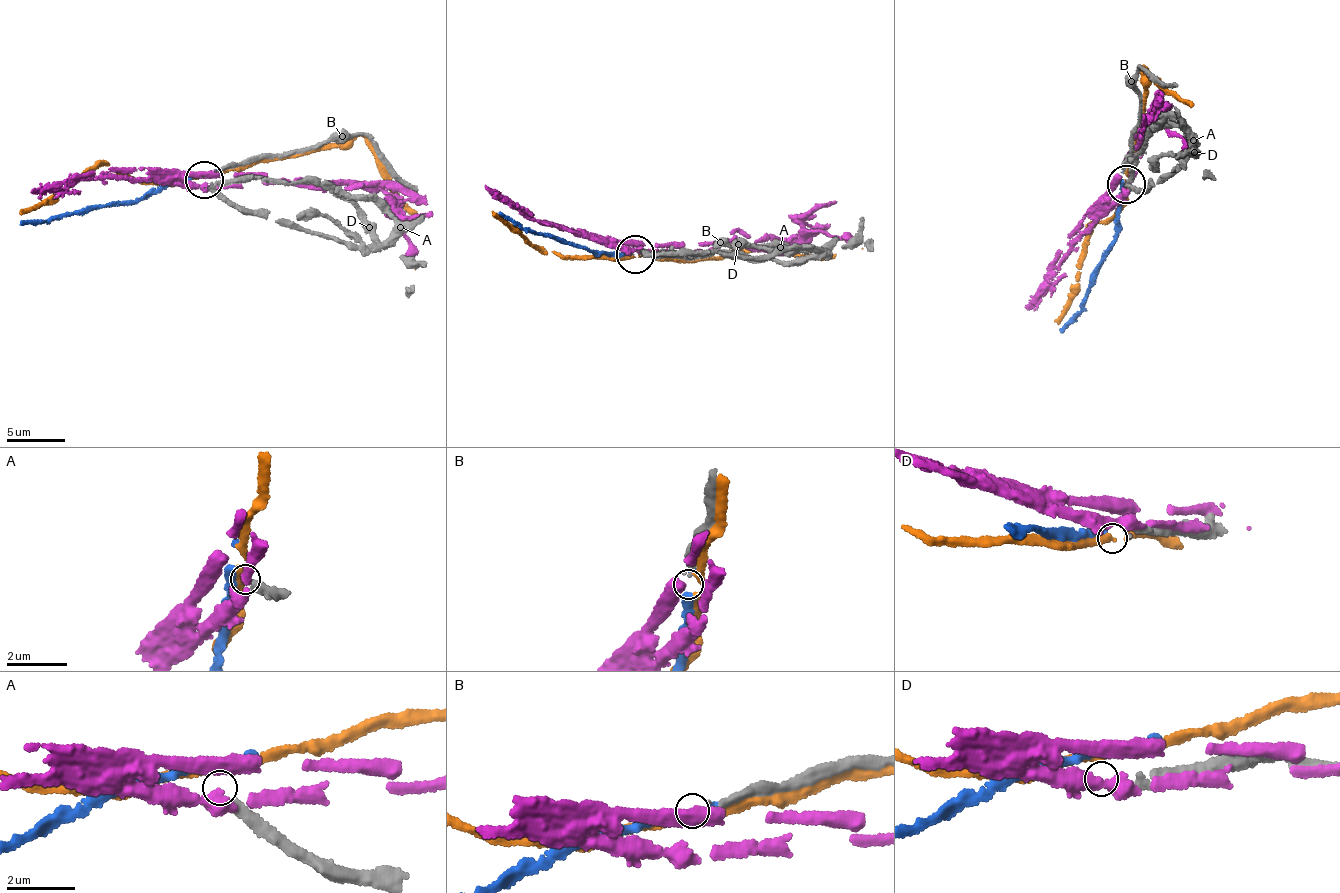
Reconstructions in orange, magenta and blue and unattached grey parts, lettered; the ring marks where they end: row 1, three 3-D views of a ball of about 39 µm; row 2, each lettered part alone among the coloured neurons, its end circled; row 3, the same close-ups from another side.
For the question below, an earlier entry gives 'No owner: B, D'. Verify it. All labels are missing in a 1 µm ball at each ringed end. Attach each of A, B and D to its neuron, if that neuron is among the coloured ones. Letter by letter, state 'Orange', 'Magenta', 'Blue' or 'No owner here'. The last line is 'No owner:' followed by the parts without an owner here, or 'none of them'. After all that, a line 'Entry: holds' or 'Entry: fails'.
A: No owner here
B: Blue
D: No owner here
No owner: A, D
Entry: fails

